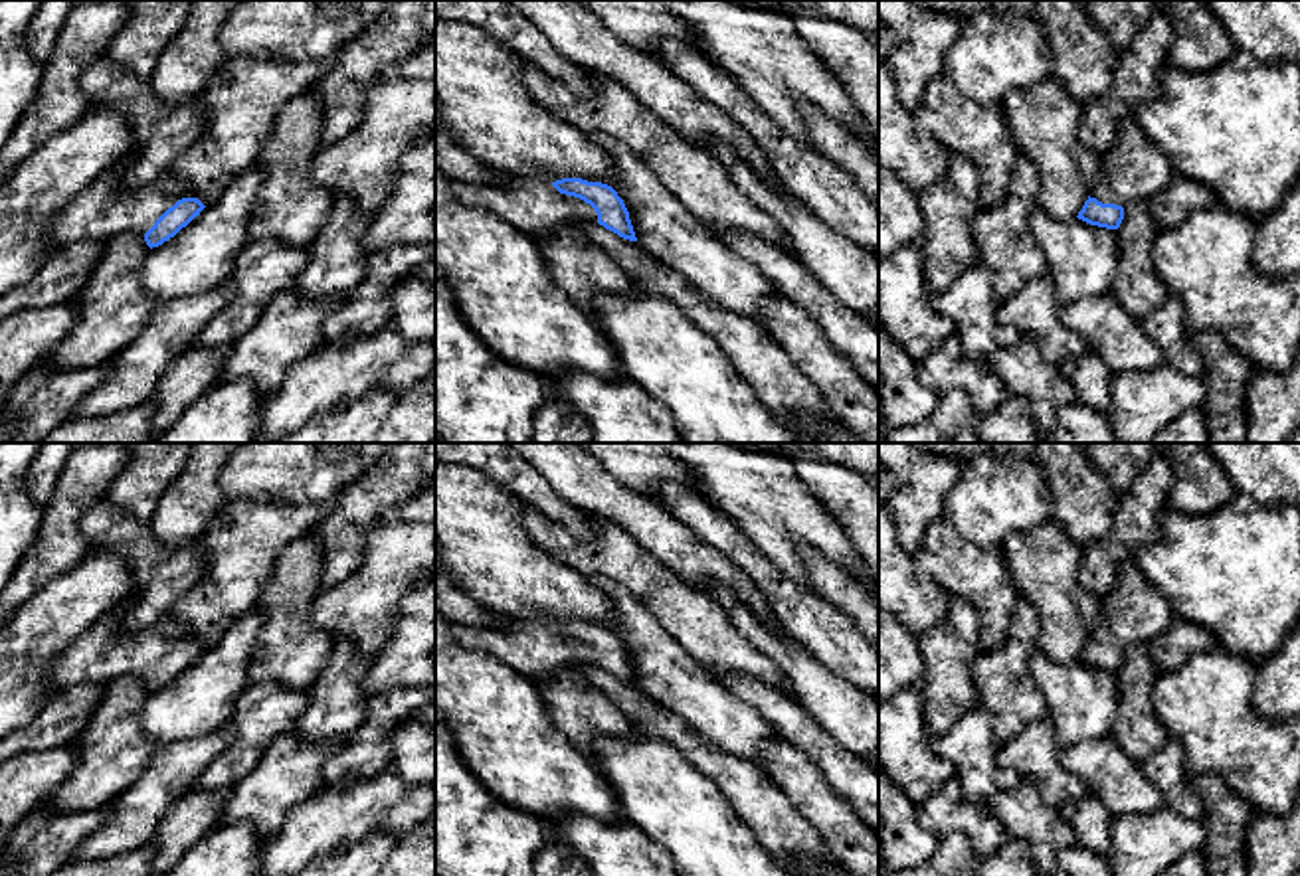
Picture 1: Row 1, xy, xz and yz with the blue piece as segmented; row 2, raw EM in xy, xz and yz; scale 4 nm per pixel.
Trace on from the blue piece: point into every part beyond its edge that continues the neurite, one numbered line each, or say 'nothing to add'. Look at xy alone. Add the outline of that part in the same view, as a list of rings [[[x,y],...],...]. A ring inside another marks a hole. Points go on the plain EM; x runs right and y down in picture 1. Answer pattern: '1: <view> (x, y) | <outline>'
1: xy (101, 653) | [[[113,609],[85,629],[51,662],[51,690],[75,684],[107,684],[123,674],[146,676],[182,641],[194,641],[190,627],[164,615],[150,627],[123,633],[121,611]]]

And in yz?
1: yz (1132, 612) | [[[1128,560],[1114,587],[1102,597],[1088,639],[1126,653],[1134,643],[1160,637],[1171,621],[1169,601]]]

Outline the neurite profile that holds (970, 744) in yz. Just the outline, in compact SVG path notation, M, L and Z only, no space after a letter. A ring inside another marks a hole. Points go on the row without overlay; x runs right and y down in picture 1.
M983 706L968 710L950 732L932 736L932 751L954 763L954 777L972 805L985 805L993 793L1021 781L1017 771L997 763L993 716Z

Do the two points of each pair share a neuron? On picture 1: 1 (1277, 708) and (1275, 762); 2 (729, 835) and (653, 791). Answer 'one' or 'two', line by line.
1: two
2: one

